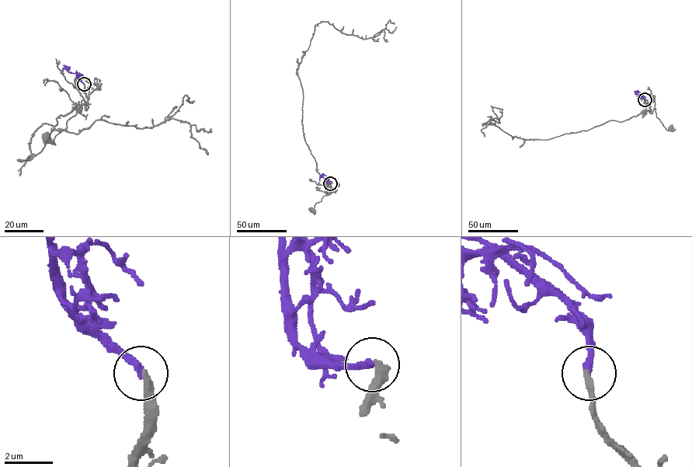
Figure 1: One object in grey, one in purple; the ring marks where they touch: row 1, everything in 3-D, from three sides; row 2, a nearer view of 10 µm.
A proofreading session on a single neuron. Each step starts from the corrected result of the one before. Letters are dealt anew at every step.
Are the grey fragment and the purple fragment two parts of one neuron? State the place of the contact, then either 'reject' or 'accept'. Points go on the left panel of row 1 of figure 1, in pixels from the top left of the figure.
place (84, 84); accept

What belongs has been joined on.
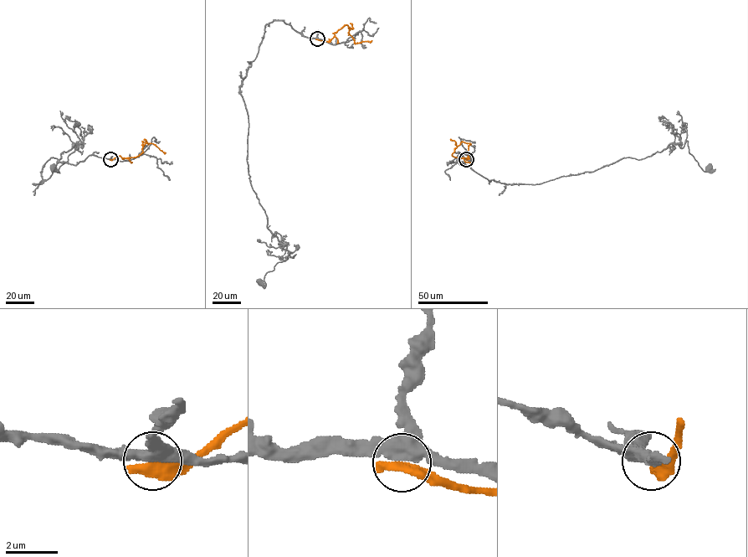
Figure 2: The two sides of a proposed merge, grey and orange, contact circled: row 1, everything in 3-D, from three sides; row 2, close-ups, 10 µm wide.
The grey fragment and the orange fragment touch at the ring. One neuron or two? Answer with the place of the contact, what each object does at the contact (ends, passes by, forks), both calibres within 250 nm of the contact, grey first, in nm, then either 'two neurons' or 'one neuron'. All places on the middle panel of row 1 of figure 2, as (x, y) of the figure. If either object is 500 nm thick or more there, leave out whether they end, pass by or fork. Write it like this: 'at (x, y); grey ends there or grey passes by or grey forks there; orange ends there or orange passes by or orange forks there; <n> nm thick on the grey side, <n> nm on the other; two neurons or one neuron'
at (317, 38); grey forks there; orange ends there; 400 nm thick on the grey side, 440 nm on the other; two neurons

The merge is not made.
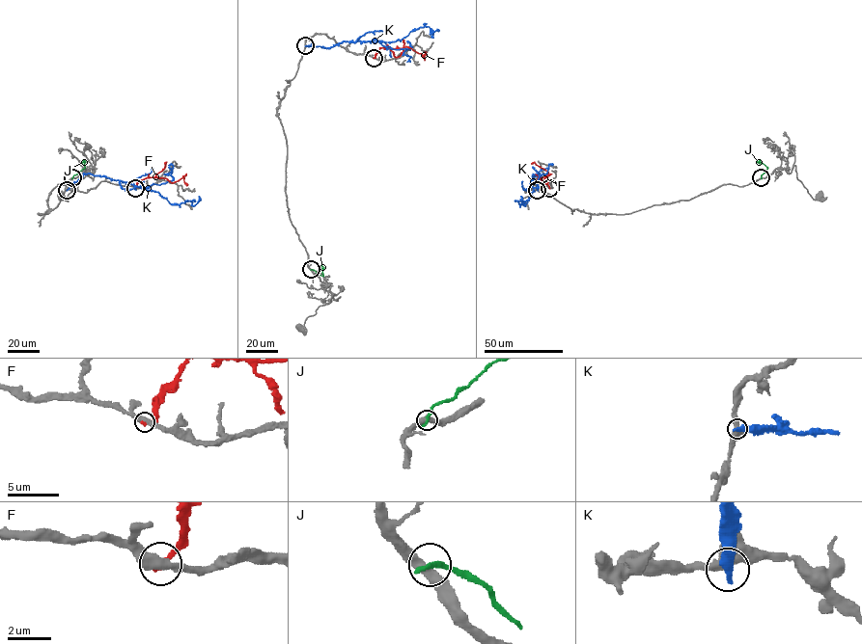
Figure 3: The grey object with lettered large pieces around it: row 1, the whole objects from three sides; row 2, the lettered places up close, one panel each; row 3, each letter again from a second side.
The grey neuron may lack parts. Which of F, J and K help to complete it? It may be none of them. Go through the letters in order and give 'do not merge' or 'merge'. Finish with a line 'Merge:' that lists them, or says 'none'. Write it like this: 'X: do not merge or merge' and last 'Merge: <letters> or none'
F: do not merge
J: do not merge
K: do not merge
Merge: none

